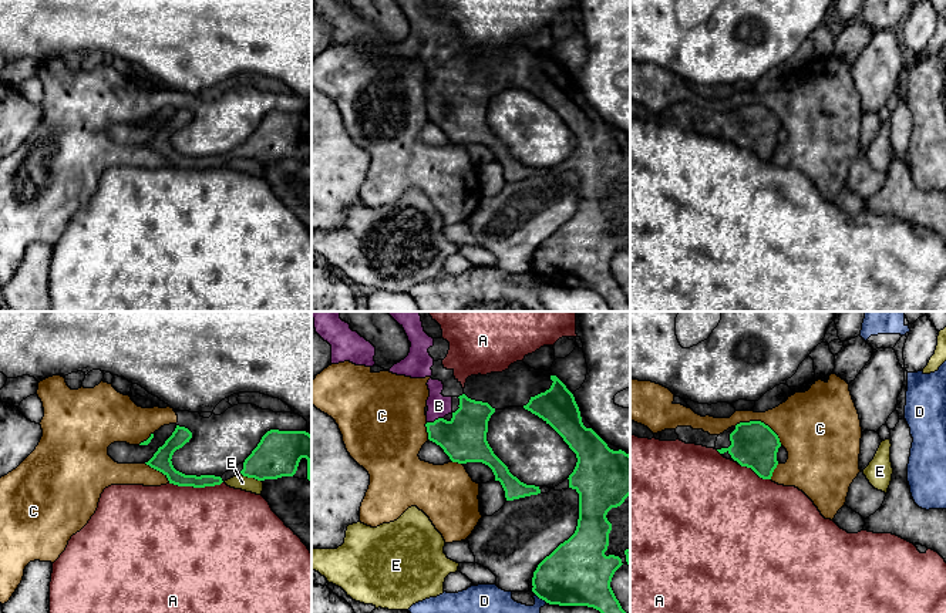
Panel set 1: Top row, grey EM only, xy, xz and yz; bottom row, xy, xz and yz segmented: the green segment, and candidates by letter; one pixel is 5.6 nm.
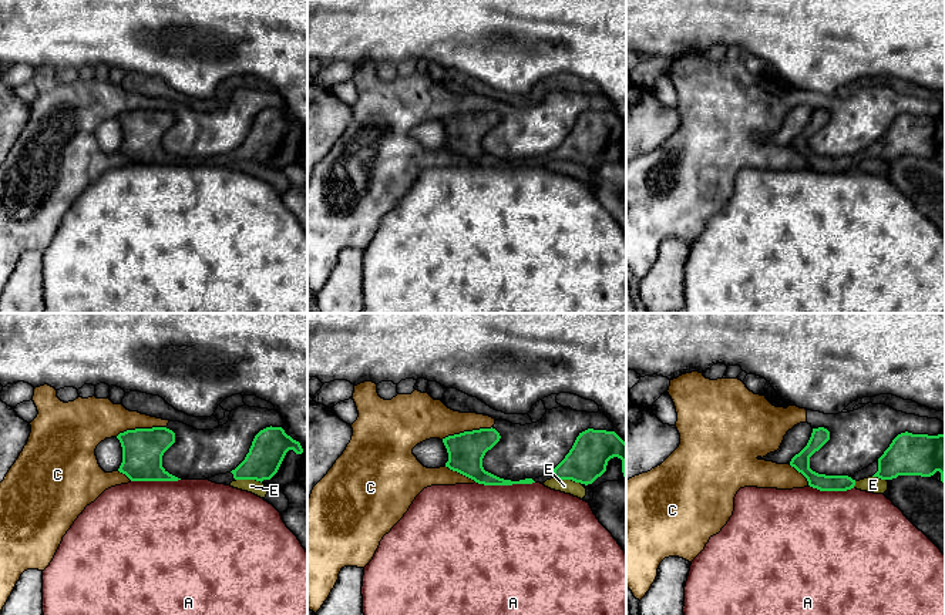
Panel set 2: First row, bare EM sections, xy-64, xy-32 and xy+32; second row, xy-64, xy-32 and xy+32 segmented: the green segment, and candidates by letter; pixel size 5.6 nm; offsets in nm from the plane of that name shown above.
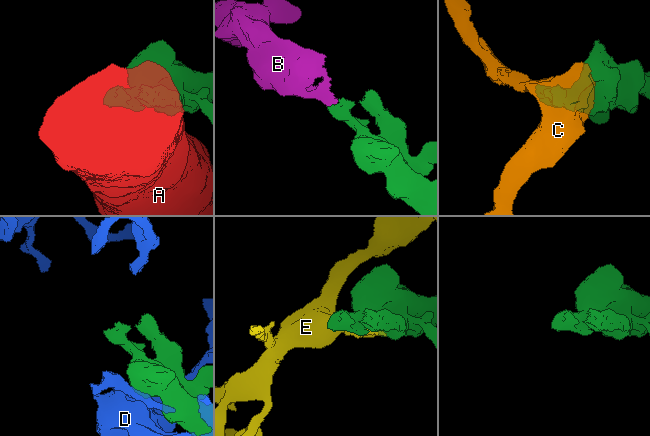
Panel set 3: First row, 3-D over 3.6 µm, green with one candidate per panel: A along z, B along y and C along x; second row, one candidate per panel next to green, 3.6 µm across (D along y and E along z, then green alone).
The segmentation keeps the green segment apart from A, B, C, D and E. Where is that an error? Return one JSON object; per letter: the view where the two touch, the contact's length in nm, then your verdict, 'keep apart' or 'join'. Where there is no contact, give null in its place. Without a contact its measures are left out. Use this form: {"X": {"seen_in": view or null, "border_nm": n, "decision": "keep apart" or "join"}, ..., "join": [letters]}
{"A": {"seen_in": "xy", "border_nm": 300, "decision": "keep apart"}, "B": {"seen_in": "xz", "border_nm": 100, "decision": "join"}, "C": {"seen_in": "yz", "border_nm": 300, "decision": "keep apart"}, "D": {"seen_in": "xz", "border_nm": 90, "decision": "keep apart"}, "E": {"seen_in": "xy", "border_nm": 120, "decision": "keep apart"}, "join": ["B"]}

